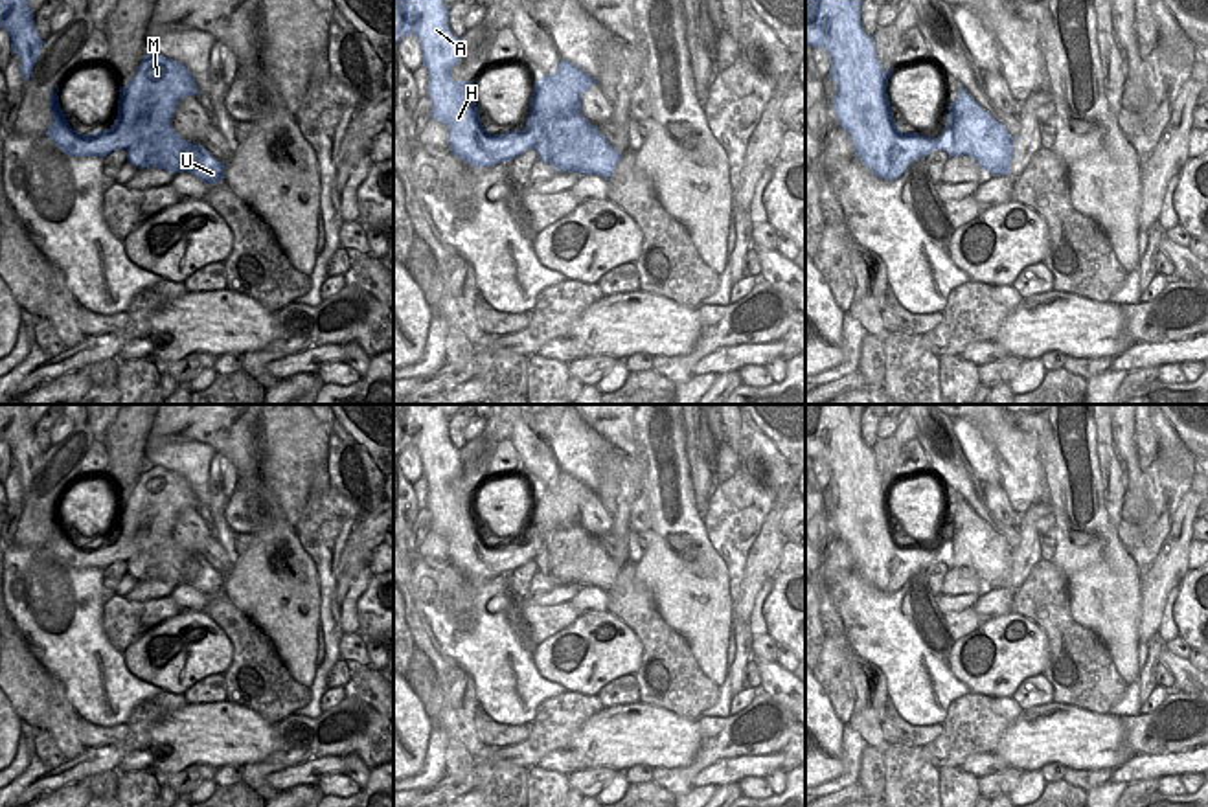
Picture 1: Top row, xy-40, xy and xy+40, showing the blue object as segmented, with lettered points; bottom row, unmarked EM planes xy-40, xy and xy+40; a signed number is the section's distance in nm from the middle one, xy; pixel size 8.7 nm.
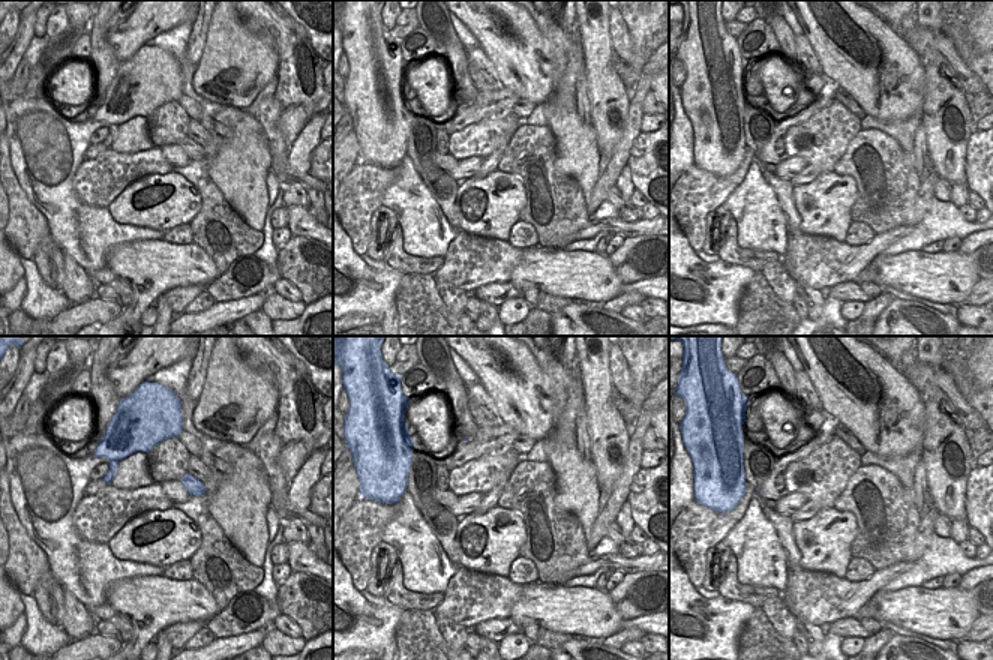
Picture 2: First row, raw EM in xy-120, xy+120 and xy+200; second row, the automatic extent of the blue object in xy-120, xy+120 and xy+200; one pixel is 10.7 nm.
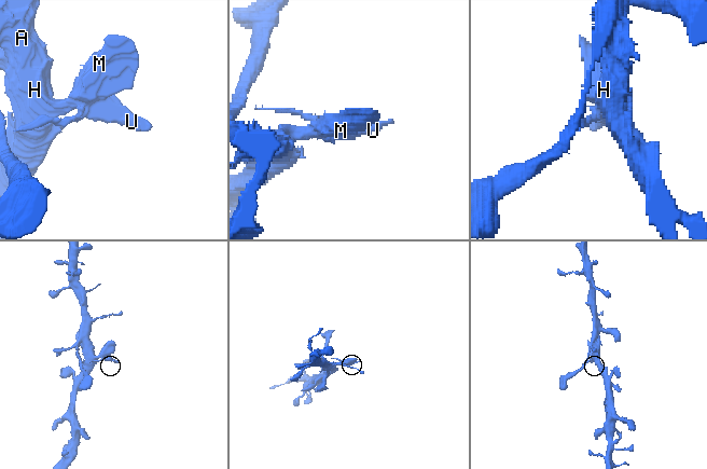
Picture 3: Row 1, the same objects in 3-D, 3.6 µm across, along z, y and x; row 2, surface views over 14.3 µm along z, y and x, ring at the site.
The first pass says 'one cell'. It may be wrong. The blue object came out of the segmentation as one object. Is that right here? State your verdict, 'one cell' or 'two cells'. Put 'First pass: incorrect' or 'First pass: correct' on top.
First pass: incorrect
two cells

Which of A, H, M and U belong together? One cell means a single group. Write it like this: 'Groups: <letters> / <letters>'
Groups: A H M / U.

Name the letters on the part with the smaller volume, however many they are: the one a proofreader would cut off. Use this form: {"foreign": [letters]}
{"foreign": ["U"]}

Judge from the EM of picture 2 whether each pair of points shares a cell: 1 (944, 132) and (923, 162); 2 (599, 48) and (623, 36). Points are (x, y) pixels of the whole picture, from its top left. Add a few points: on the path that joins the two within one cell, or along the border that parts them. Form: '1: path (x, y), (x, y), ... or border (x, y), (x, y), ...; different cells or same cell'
1: border (920, 123), (926, 132), (926, 150), (932, 165); different cells
2: border (608, 15), (612, 48); different cells

